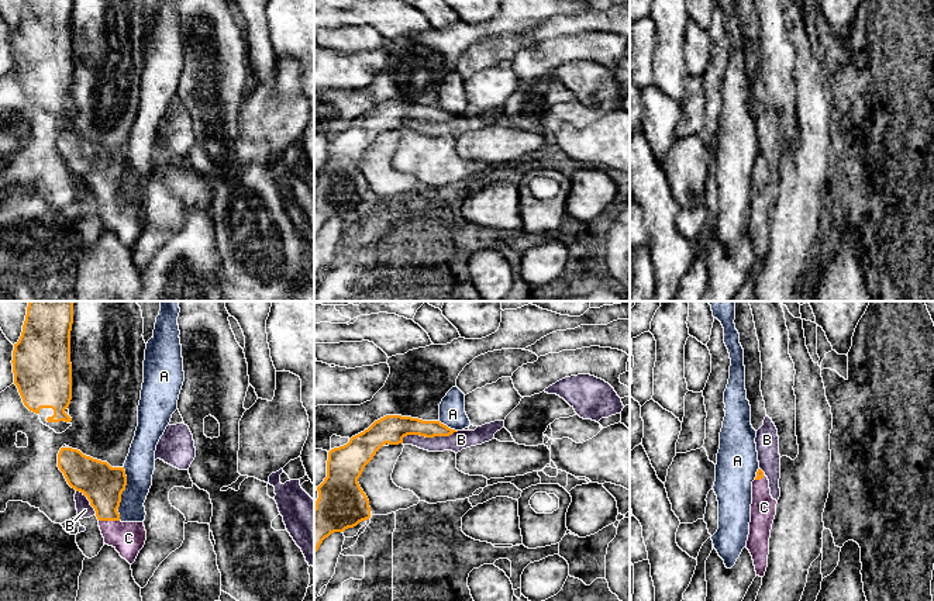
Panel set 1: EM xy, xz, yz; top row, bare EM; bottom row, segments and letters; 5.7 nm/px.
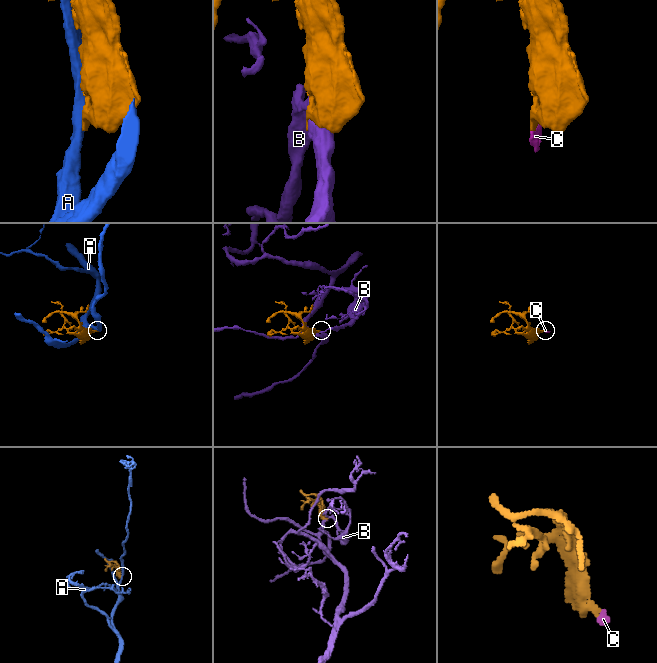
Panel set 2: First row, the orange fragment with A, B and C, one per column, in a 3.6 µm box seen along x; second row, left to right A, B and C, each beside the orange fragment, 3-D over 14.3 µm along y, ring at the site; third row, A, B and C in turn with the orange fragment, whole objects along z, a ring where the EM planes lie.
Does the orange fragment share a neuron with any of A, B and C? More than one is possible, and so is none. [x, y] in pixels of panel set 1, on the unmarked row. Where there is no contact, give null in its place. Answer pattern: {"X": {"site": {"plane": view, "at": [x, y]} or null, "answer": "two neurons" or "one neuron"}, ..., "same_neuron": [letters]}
{"A": {"site": {"plane": "xy", "at": [121, 178]}, "answer": "two neurons"}, "B": {"site": {"plane": "xz", "at": [428, 121]}, "answer": "two neurons"}, "C": {"site": {"plane": "xy", "at": [109, 204]}, "answer": "one neuron"}, "same_neuron": ["C"]}

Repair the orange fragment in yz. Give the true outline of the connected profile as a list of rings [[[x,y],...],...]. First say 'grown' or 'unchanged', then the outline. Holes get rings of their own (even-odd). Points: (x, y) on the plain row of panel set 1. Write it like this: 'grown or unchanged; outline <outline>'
grown; outline [[[758,153],[752,166],[751,207],[747,234],[749,235],[756,260],[764,262],[768,252],[769,222],[772,208],[776,200],[778,186],[772,183],[769,165]]]

